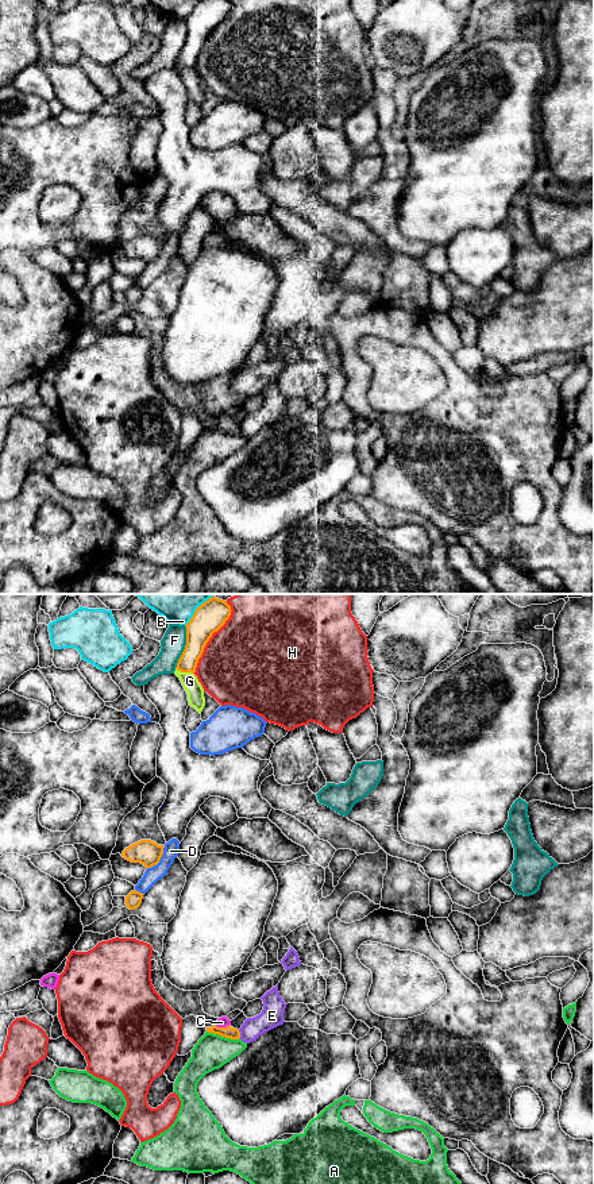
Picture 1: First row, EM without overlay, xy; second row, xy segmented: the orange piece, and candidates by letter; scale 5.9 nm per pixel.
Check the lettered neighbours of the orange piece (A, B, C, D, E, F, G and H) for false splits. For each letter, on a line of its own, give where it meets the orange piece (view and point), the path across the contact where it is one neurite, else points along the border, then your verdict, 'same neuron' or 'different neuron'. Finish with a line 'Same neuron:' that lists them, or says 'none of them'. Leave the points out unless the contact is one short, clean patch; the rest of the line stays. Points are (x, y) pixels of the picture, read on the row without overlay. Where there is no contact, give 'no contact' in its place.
A: contact xy (223, 431); different neuron
B: contact xy (193, 11); different neuron
C: contact xy (223, 423); way xy (228, 427), (223, 423), (222, 417); same neuron
D: contact xy (159, 254); border xy (165, 242), (161, 254), (146, 265); different neuron
E: contact xy (239, 429); different neuron
F: contact xy (185, 42); different neuron
G: contact xy (185, 66); different neuron
H: contact xy (209, 33); different neuron
Same neuron: C

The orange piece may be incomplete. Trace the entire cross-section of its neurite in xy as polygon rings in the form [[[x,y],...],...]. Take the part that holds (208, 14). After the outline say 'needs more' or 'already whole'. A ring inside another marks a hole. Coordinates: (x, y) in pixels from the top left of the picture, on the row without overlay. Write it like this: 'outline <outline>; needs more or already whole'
outline [[[200,0],[186,22],[186,41],[178,54],[177,65],[196,68],[198,54],[212,30],[217,27],[231,11],[230,0]]]; already whole

